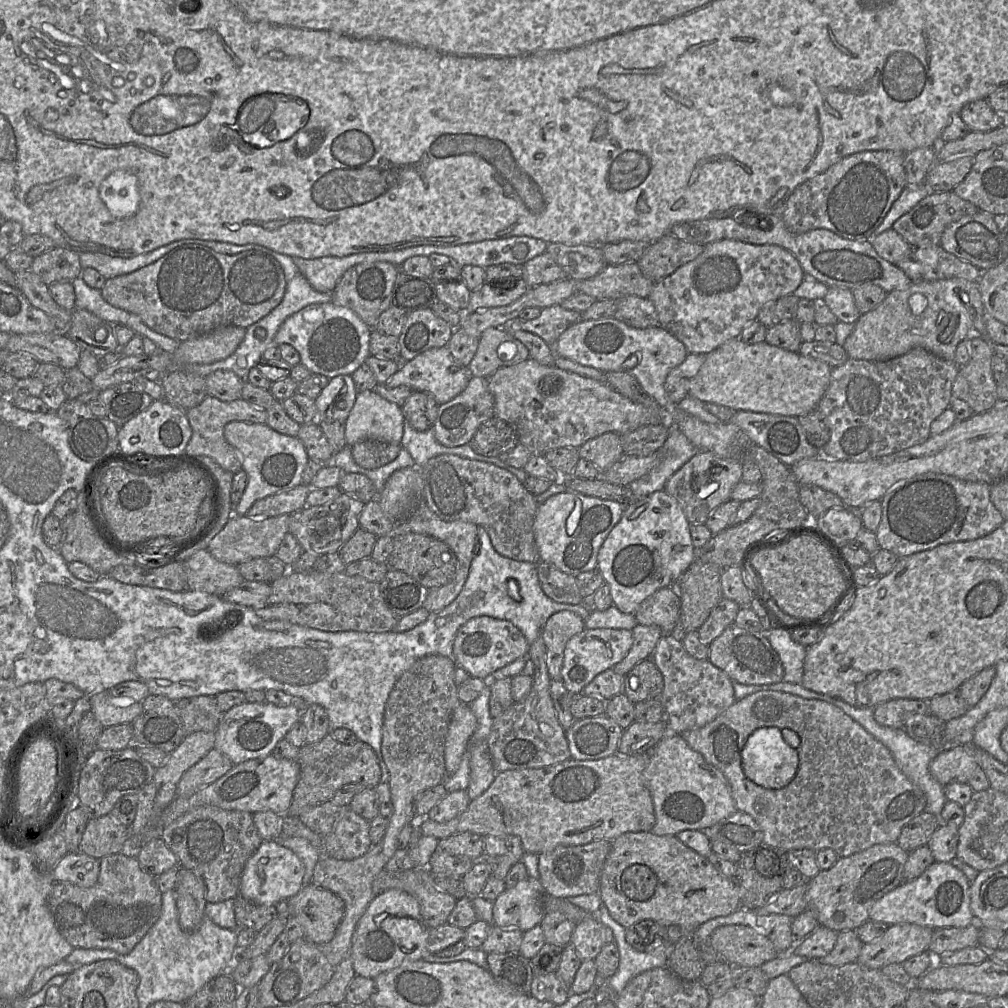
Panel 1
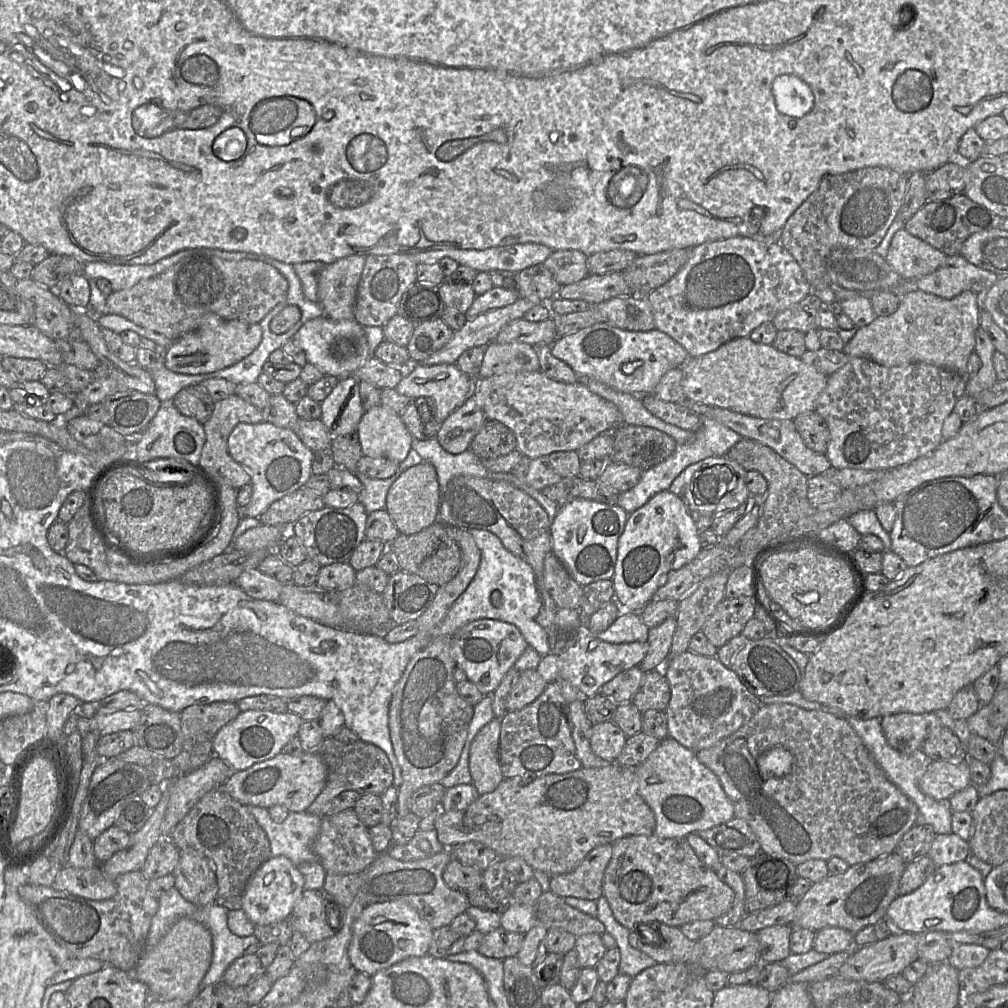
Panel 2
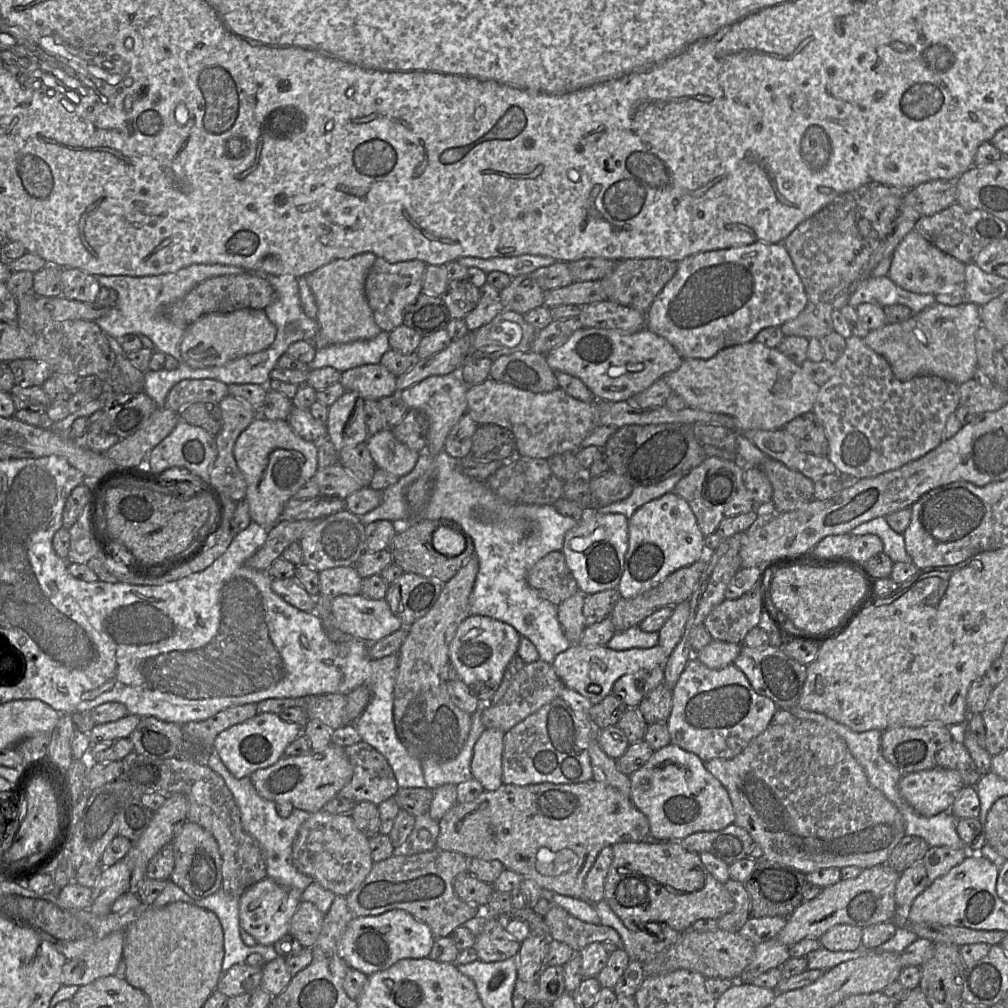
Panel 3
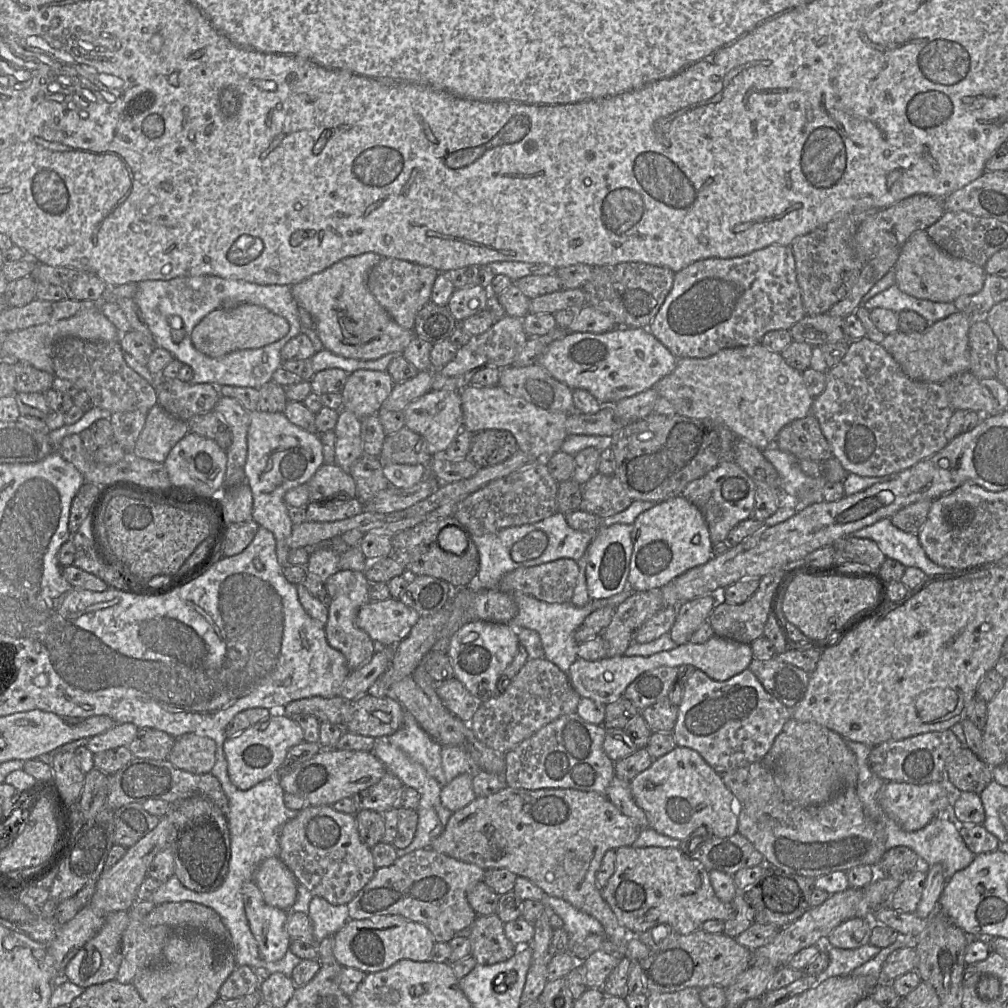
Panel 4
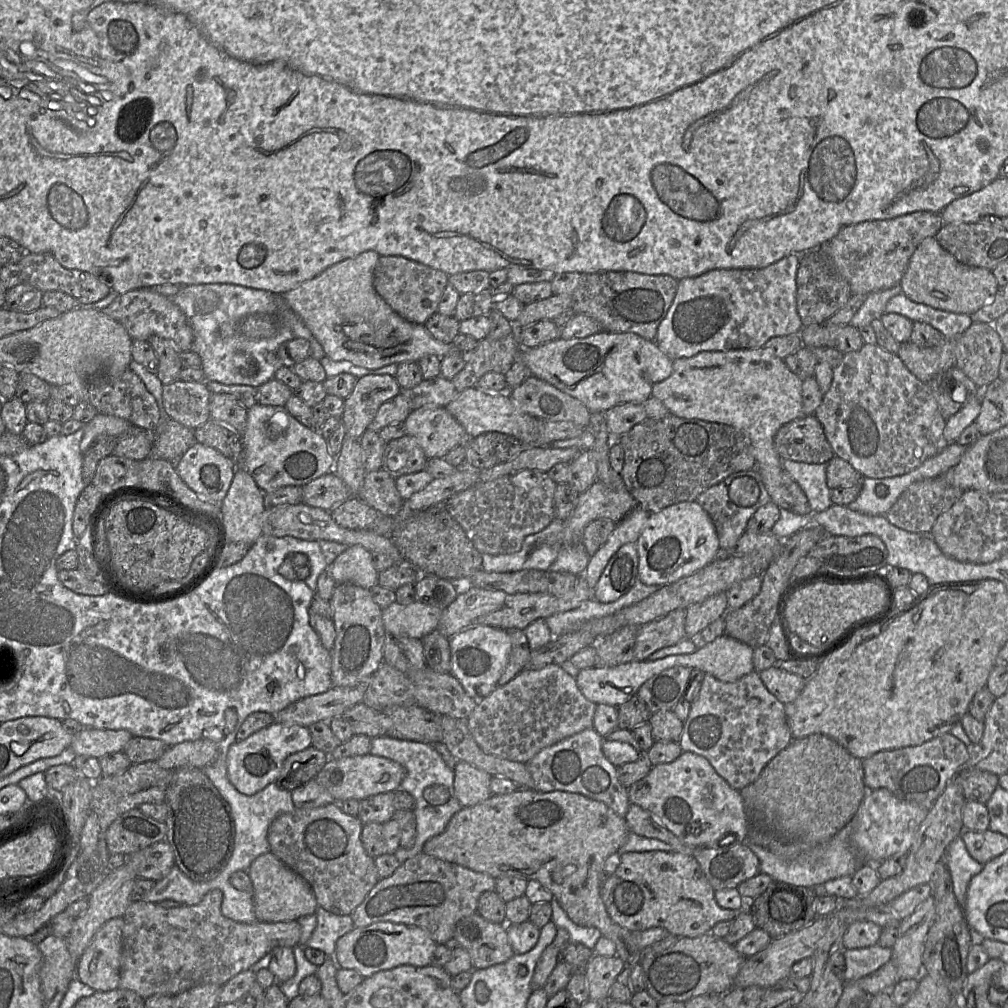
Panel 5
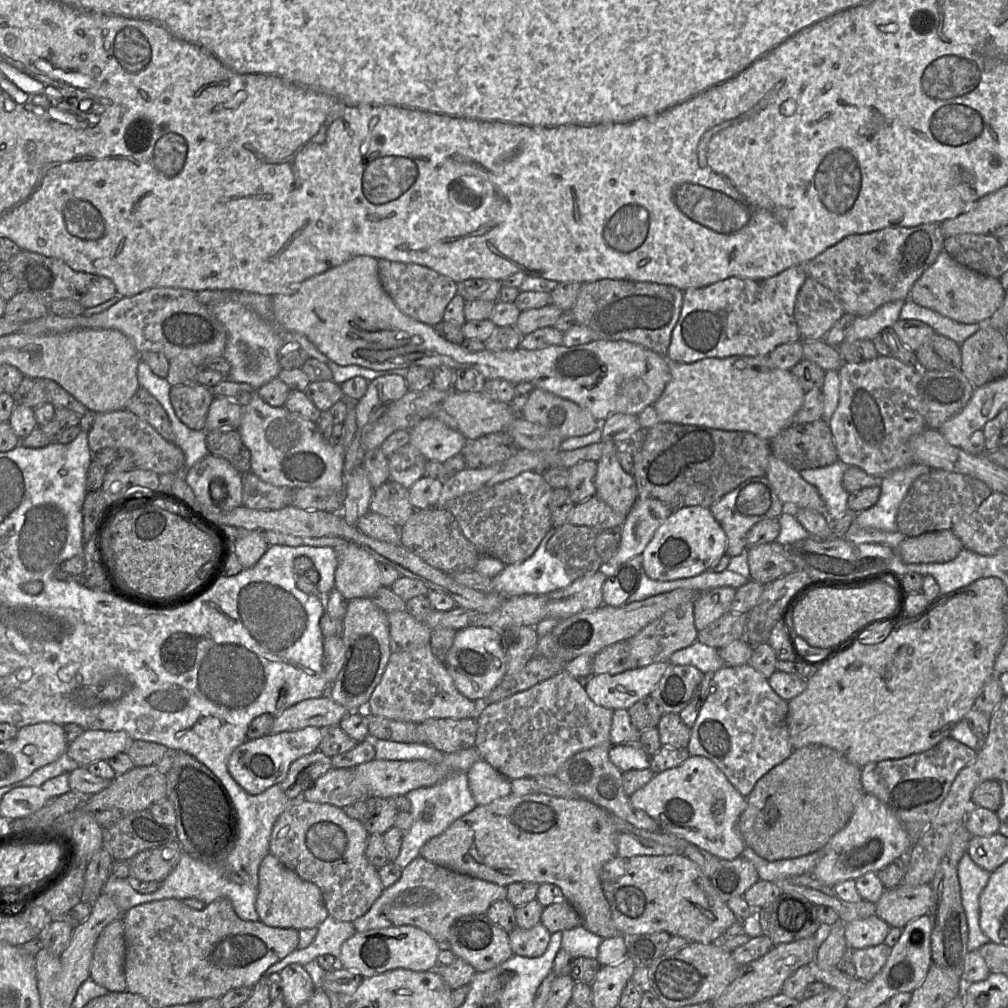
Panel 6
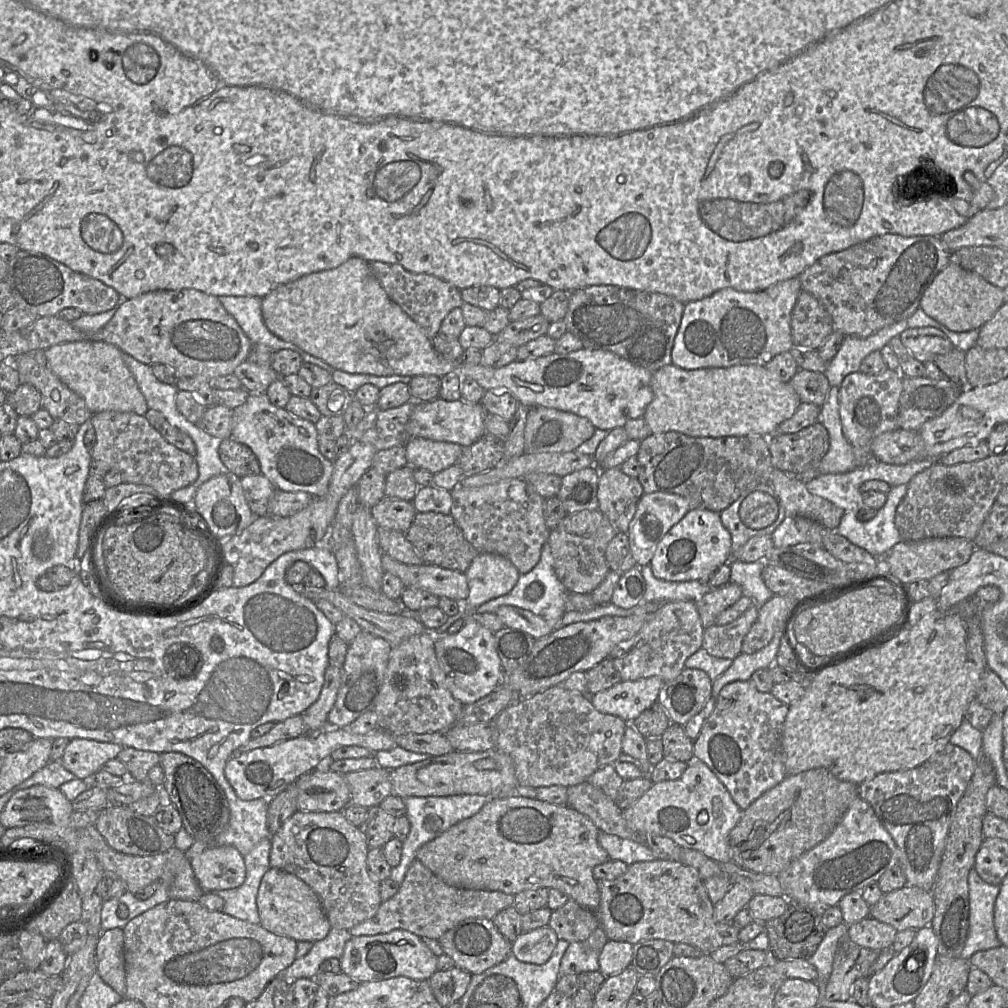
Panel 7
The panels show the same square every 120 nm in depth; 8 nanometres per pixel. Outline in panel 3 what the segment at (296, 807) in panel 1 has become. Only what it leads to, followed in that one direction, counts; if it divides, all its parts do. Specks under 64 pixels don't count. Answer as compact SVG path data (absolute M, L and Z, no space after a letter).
M364 741L344 747L352 767L351 780L336 797L345 797L355 803L369 801L379 805L394 797L399 786L385 757Z

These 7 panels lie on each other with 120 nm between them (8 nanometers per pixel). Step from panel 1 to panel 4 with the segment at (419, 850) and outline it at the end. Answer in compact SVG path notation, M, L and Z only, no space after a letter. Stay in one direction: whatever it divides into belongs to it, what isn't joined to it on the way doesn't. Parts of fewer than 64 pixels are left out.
M429 802L419 803L416 810L418 815L417 829L413 841L403 849L396 849L398 857L409 854L415 850L430 847L432 841L445 829L445 826L453 812L442 805L439 811L434 807L429 809Z

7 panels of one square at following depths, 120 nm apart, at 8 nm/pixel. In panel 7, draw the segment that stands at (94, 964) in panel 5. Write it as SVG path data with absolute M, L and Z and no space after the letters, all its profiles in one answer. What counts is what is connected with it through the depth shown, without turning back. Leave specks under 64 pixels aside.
M123 929L101 932L96 947L96 970L109 986L126 997Z

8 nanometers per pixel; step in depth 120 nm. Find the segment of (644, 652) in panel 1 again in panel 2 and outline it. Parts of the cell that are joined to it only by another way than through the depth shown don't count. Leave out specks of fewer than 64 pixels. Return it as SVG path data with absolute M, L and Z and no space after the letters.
M669 617L659 625L649 628L648 651L639 664L639 668L647 672L653 669L661 669L670 658L673 635L677 626L676 617Z

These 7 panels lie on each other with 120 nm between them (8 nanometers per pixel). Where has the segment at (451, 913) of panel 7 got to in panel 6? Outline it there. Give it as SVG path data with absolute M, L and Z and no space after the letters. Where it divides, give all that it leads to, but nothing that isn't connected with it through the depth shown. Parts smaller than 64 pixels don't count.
M418 856L401 871L396 883L382 891L368 912L352 923L356 932L402 925L415 926L437 942L442 942L448 940L455 920L470 914L486 914L493 902L503 899L507 899L506 887L458 873Z

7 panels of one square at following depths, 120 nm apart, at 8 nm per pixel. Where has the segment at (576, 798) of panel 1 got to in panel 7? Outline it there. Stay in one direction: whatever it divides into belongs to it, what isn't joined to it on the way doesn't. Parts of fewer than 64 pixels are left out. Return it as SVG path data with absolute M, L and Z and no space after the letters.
M517 794L489 799L478 813L422 845L416 852L416 859L453 887L500 891L513 896L524 890L553 888L565 893L579 905L597 912L600 892L593 869L610 859L598 842L599 832L590 818L568 805L551 804Z

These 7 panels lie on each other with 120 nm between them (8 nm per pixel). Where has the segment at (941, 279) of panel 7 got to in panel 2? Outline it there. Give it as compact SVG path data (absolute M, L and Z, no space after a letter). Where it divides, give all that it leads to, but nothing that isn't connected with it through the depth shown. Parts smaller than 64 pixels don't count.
M902 228L893 236L885 259L904 281L915 281L934 272L945 258L944 253Z

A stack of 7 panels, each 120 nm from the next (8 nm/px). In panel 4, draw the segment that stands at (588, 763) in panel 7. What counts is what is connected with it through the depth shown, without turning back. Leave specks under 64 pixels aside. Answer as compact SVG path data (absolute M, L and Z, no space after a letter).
M528 659L506 689L481 702L469 722L480 742L505 754L562 715L575 713L582 697L568 675L547 660Z

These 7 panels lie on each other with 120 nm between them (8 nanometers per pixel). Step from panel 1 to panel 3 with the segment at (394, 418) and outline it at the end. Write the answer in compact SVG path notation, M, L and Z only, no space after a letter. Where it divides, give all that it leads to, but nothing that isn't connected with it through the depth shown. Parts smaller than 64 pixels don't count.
M387 427L369 436L366 444L376 467L388 471L399 479L414 469L419 453L398 441L392 429Z

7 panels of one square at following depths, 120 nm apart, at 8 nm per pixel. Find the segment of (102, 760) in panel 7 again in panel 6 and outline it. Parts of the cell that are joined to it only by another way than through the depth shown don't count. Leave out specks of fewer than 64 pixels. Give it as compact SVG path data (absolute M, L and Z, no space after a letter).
M85 730L72 743L68 745L66 755L79 764L87 767L89 764L105 760L121 752L127 752L133 739L124 731Z

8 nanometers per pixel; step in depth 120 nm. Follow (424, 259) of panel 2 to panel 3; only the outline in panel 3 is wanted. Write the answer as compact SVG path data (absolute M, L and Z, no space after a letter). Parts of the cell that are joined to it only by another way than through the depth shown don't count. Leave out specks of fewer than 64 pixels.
M523 254L493 258L461 257L456 262L467 268L477 267L486 274L492 271L501 271L514 278L519 275L530 274L538 268L549 266L555 262L555 259L550 256Z

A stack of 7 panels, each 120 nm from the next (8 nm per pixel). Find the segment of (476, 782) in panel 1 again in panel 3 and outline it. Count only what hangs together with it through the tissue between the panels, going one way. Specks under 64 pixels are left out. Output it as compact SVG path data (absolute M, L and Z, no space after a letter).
M486 728L473 748L471 760L472 778L481 783L484 790L494 791L502 784L502 753L505 733L496 728Z

